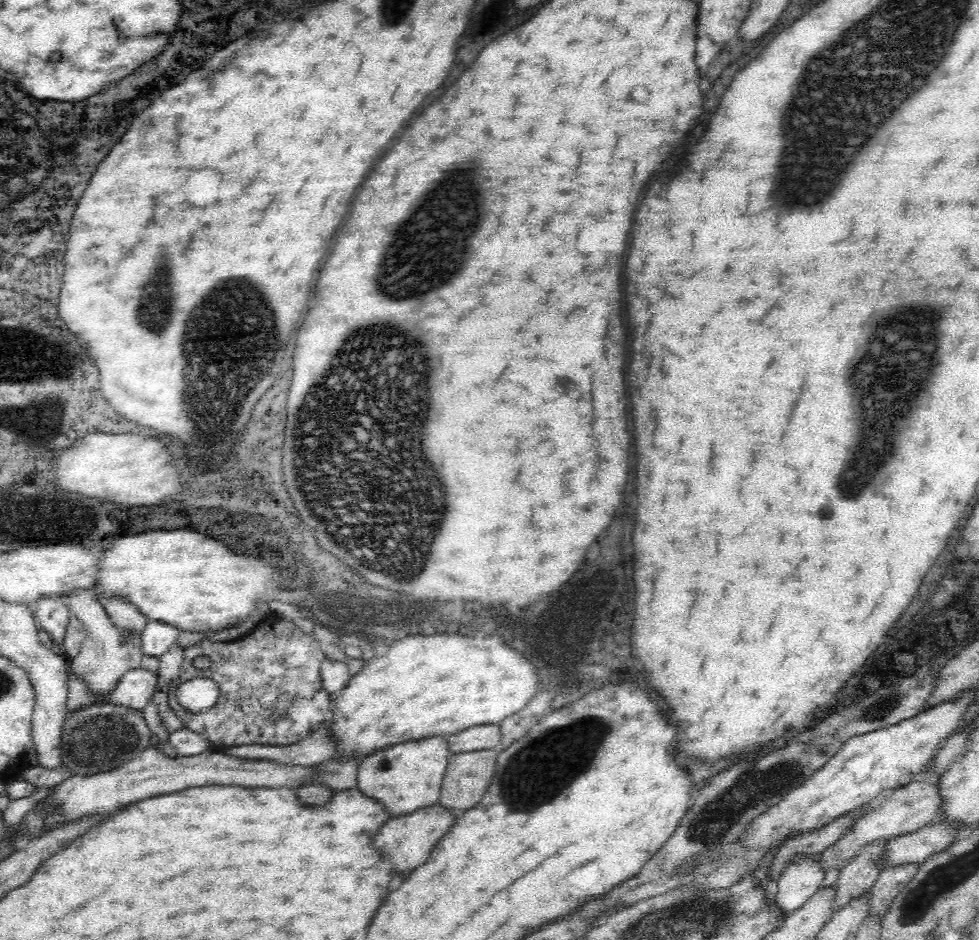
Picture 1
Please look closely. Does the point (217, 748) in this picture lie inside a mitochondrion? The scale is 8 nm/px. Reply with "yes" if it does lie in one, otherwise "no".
no

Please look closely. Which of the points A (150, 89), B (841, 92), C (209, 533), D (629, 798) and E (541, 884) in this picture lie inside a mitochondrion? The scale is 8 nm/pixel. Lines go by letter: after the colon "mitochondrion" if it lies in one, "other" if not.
A: other
B: mitochondrion
C: other
D: other
E: other

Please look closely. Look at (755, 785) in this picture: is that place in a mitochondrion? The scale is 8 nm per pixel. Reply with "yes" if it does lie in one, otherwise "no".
yes

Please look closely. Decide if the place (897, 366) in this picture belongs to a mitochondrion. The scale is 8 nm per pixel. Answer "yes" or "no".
yes

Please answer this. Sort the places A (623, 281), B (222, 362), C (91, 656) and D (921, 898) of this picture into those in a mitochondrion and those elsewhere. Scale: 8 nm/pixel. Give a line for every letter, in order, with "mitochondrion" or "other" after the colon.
A: other
B: mitochondrion
C: other
D: mitochondrion

